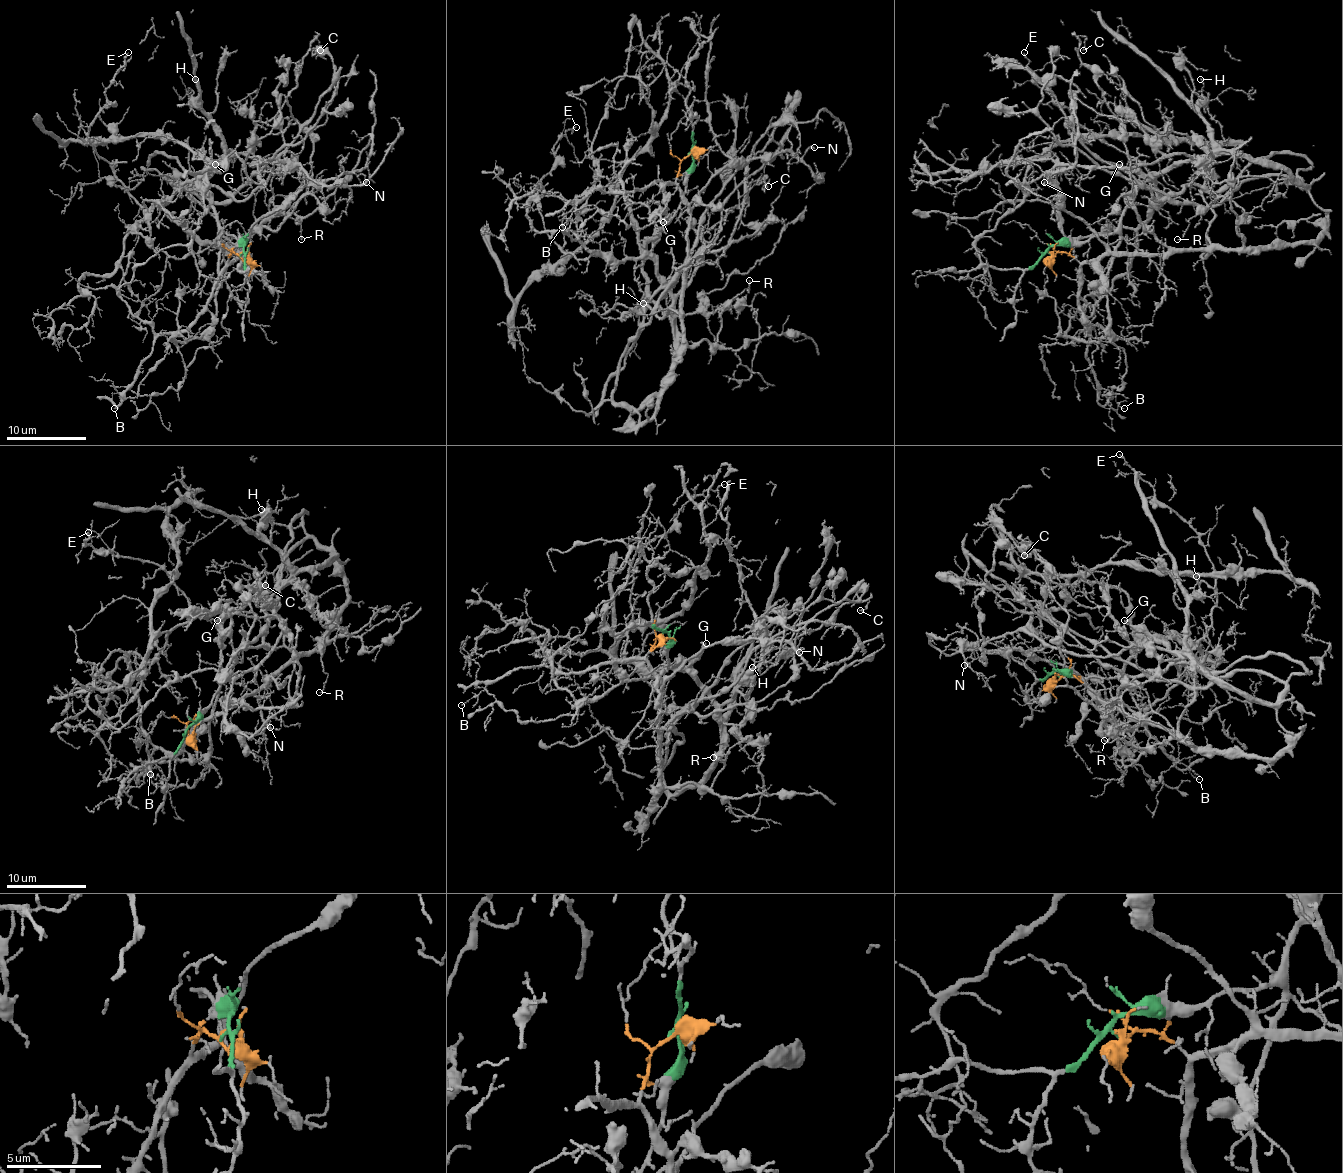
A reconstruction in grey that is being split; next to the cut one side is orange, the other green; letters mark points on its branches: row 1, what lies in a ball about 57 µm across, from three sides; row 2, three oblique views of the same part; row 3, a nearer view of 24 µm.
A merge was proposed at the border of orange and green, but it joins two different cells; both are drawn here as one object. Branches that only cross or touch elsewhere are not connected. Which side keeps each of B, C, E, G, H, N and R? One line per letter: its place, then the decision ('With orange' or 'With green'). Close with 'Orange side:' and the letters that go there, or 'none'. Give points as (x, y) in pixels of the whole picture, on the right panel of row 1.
B: Place: (1124, 408). With orange
C: Place: (1083, 50). With green
E: Place: (1024, 52). With green
G: Place: (1119, 164). With green
H: Place: (1200, 79). With green
N: Place: (1044, 182). With orange
R: Place: (1177, 239). With orange
Orange side: B, N, R

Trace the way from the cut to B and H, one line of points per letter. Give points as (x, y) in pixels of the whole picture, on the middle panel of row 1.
B: (688, 154), (680, 162), (674, 182), (654, 182), (628, 190), (592, 190), (562, 226)
H: (688, 152), (692, 172), (676, 212), (646, 244), (656, 276), (672, 300), (672, 314), (650, 302), (642, 304)

